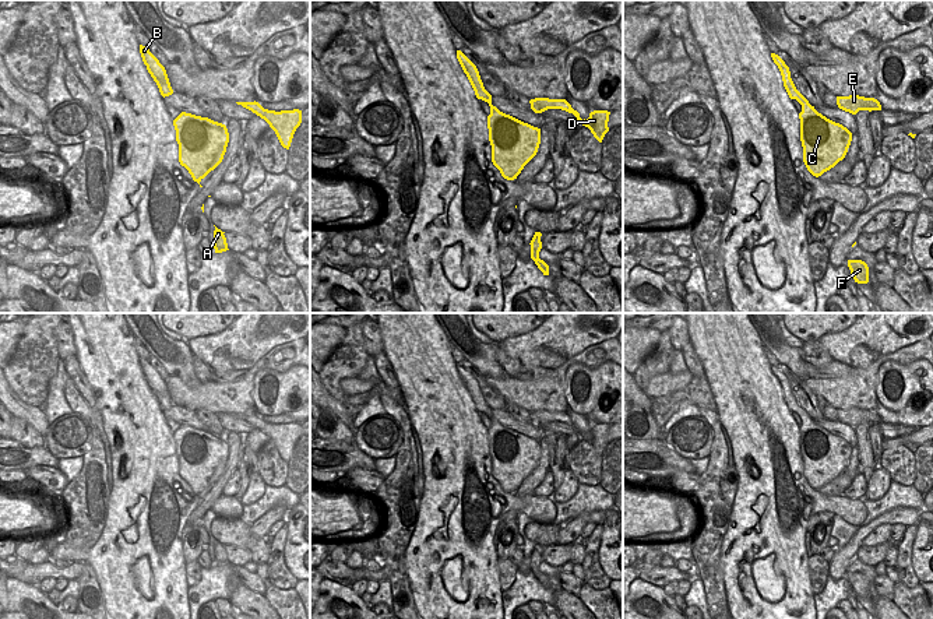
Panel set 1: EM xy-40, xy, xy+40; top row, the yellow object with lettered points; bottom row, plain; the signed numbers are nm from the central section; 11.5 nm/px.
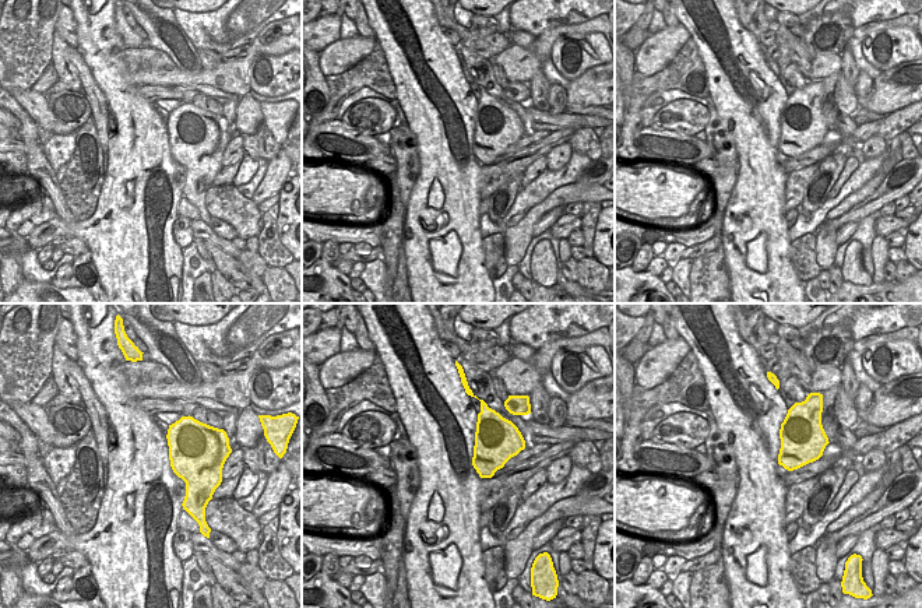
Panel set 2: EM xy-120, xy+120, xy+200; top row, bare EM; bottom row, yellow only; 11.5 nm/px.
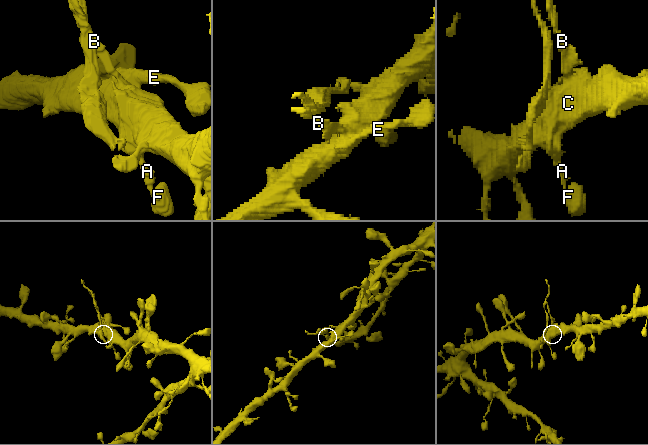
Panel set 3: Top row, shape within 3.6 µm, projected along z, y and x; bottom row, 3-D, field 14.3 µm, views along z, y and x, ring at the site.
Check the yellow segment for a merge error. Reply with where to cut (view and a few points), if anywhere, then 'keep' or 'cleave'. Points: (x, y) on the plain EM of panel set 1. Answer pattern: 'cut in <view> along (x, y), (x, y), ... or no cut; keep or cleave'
cut in xy along (490, 408), (482, 412); cleave

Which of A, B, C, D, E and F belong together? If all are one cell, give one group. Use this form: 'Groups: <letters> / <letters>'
Groups: A C D E F / B.

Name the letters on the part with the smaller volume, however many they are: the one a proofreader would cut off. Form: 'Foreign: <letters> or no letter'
Foreign: B

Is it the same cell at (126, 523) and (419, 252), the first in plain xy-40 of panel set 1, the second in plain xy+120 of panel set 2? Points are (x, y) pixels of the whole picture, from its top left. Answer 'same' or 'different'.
same

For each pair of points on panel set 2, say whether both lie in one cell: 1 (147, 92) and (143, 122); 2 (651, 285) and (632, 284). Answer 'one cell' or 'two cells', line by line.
1: two cells
2: one cell

